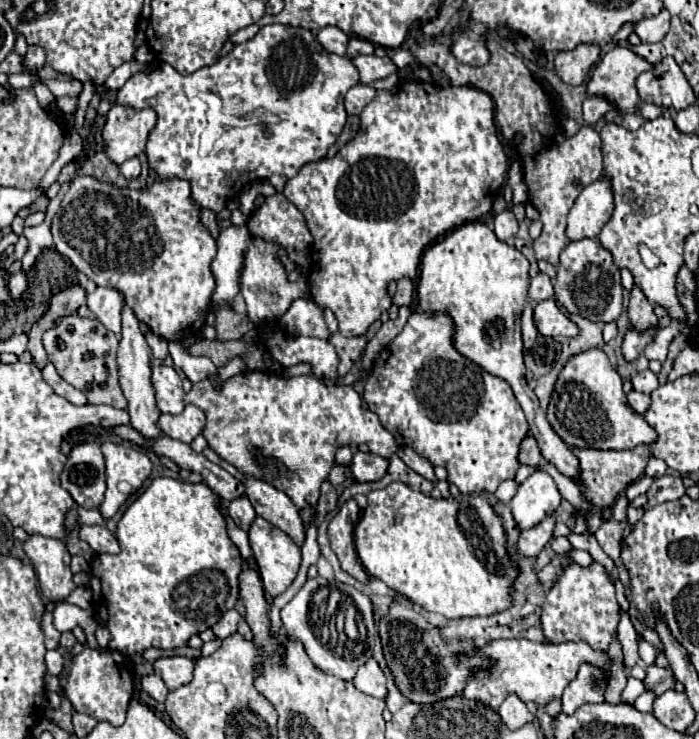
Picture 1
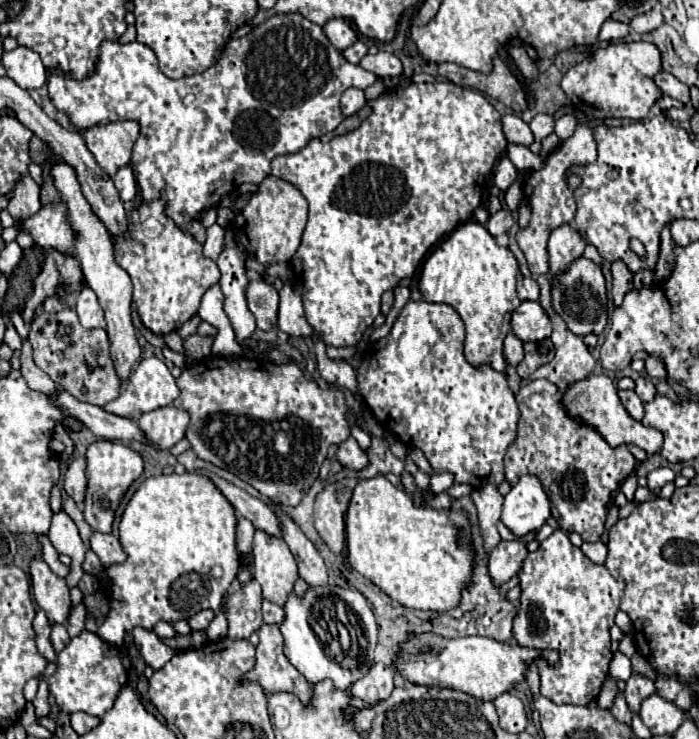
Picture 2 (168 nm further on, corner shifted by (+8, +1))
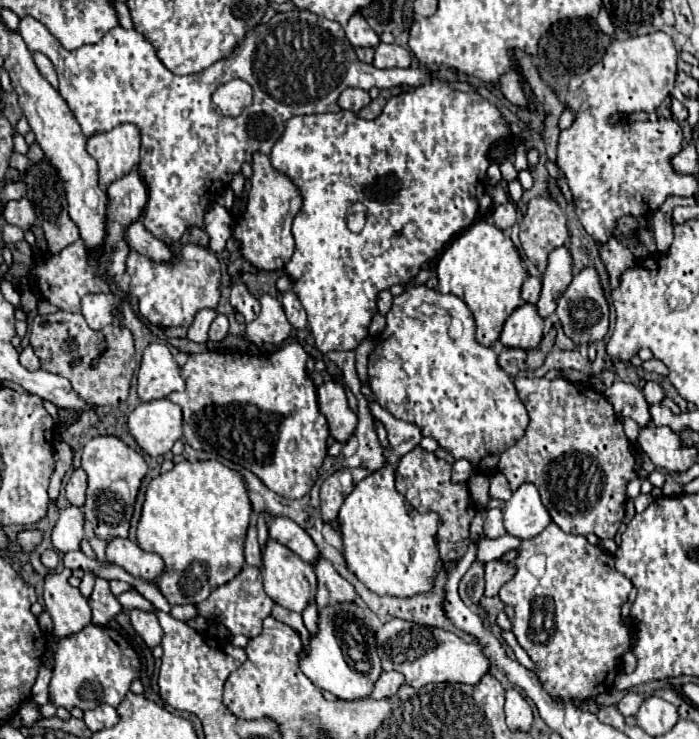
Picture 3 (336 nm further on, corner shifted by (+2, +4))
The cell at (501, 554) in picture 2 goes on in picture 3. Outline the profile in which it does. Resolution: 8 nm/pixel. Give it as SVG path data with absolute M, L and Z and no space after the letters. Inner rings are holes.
M500 560L488 562L484 566L484 576L486 576L486 588L484 588L484 596L496 596L498 590L514 576L514 566L504 564Z

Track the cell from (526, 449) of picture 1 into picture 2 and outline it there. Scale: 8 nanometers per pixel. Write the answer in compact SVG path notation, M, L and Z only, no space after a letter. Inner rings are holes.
M532 381L516 395L518 407L520 407L520 421L516 431L516 441L508 447L504 455L504 469L506 469L506 481L510 485L516 485L516 481L530 473L536 475L542 481L542 487L548 493L548 499L552 503L552 517L558 521L560 529L564 531L576 531L582 541L600 541L600 535L604 531L604 521L608 515L608 503L612 495L620 489L624 479L634 473L636 459L634 455L620 445L618 449L610 447L594 429L584 427L570 419L564 411L564 407L558 401L558 389L550 381Z

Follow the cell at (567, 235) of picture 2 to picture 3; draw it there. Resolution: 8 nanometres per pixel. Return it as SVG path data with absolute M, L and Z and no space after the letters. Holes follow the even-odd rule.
M560 246L548 258L548 268L542 278L540 300L536 304L538 314L544 320L556 310L556 302L570 282L572 282L572 256L568 246Z

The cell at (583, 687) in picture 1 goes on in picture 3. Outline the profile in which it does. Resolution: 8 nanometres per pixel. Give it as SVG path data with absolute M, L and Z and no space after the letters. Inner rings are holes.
M552 522L536 538L520 542L518 556L510 564L516 566L516 574L500 588L498 598L514 608L512 632L534 662L546 692L566 700L588 700L610 690L620 670L622 656L632 646L628 628L632 624L620 614L622 604L630 596L632 582L614 570L614 556L592 546L584 536L562 532Z

